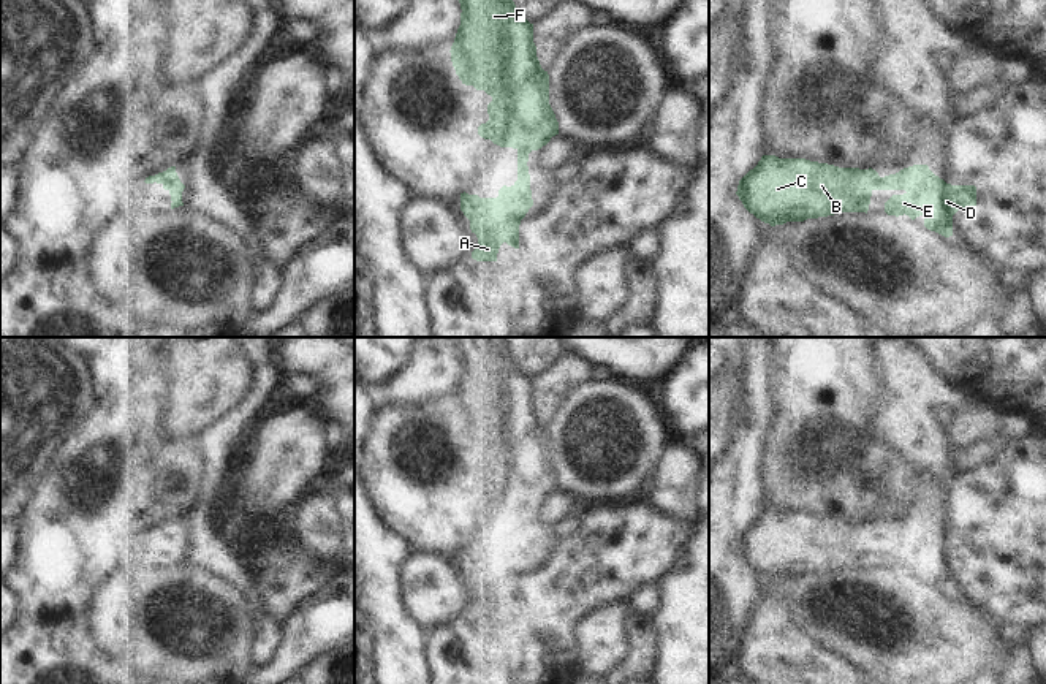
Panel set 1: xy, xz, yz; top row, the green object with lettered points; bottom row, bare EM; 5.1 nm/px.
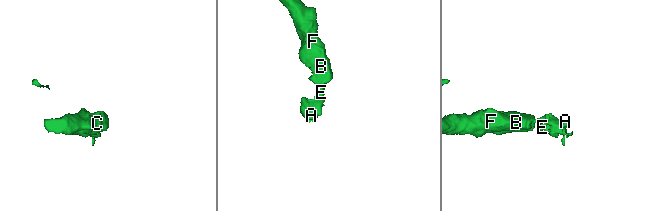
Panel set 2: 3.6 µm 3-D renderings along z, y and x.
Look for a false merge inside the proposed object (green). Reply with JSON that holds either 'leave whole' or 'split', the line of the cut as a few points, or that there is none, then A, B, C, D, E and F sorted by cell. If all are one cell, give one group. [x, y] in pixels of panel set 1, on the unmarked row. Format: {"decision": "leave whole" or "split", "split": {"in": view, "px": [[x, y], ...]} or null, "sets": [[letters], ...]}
{"decision": "leave whole", "split": null, "sets": [["A", "B", "C", "D", "E", "F"]]}

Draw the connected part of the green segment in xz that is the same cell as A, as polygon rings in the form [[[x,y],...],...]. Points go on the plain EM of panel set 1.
[[[449,337],[460,358],[460,380],[451,401],[451,416],[465,440],[492,451],[487,459],[489,475],[478,481],[478,489],[500,502],[517,505],[517,535],[498,545],[497,553],[460,548],[460,565],[470,575],[478,592],[472,606],[476,616],[497,616],[503,597],[519,603],[519,580],[533,560],[529,529],[529,508],[546,500],[559,489],[559,477],[549,459],[549,429],[540,420],[533,397],[533,378],[516,363],[508,337]]]

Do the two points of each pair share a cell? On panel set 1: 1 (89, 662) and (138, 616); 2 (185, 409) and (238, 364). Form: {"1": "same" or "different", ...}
{"1": "different", "2": "same"}

